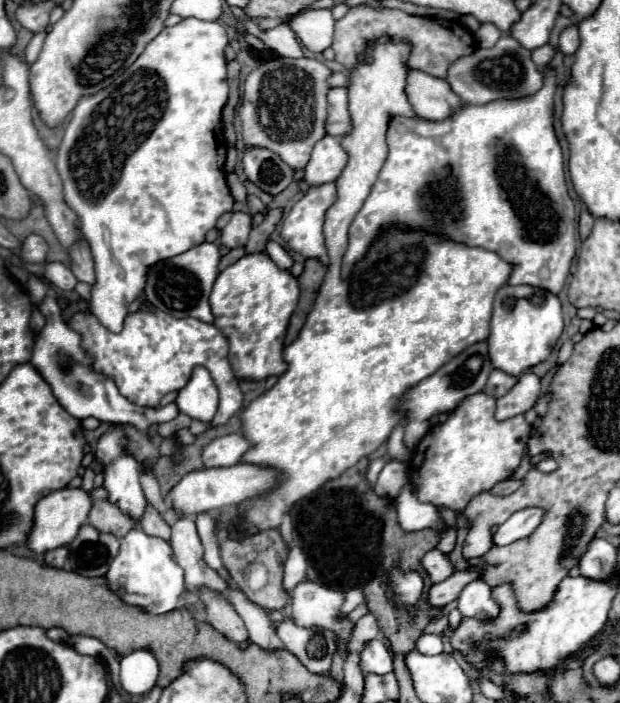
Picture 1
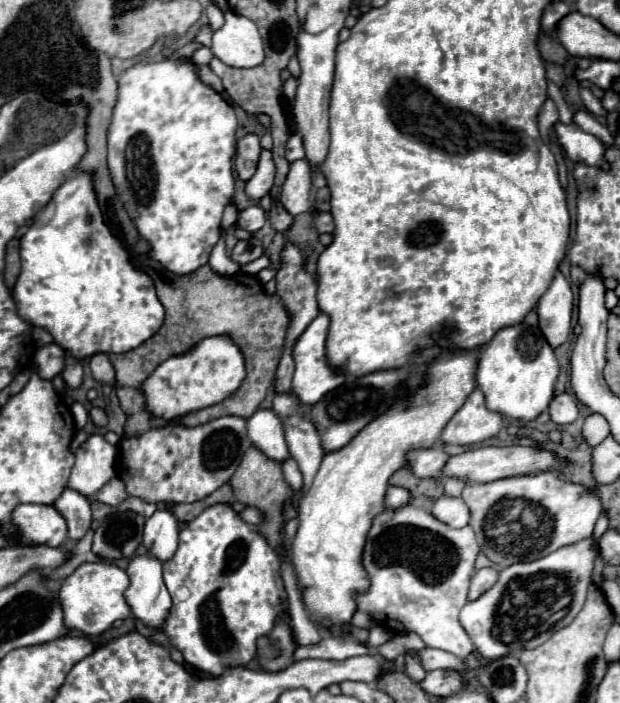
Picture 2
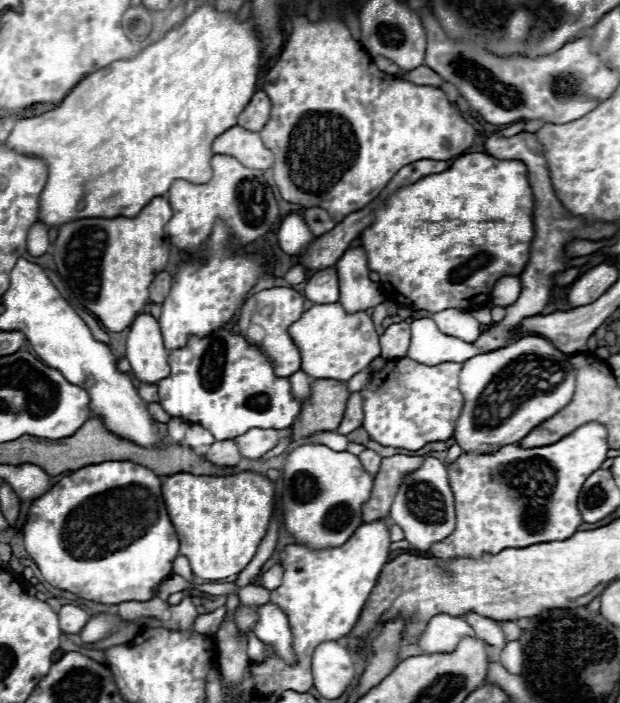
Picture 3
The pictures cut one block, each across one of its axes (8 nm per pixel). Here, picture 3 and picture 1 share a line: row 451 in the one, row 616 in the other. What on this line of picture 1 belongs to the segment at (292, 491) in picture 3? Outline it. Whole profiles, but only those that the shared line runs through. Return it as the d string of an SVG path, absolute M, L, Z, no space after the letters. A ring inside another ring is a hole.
M302 582L292 590L292 620L300 626L320 626L336 632L336 642L346 642L352 632L348 618L336 620L344 602L342 592L334 592L322 584Z

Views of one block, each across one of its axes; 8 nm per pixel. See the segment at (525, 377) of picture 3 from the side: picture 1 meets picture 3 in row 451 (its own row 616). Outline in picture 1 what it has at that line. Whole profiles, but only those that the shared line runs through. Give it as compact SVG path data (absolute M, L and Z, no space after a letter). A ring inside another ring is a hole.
M484 580L470 582L456 600L456 606L464 618L476 618L484 624L492 622L500 614L500 604L492 598L492 586Z

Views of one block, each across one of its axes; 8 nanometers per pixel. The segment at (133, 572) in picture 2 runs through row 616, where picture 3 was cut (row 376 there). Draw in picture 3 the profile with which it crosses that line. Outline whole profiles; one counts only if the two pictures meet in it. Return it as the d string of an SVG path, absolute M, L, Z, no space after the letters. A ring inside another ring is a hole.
M148 312L138 314L126 340L126 360L134 376L144 384L156 384L170 374L166 358L168 350L162 344L158 320Z

